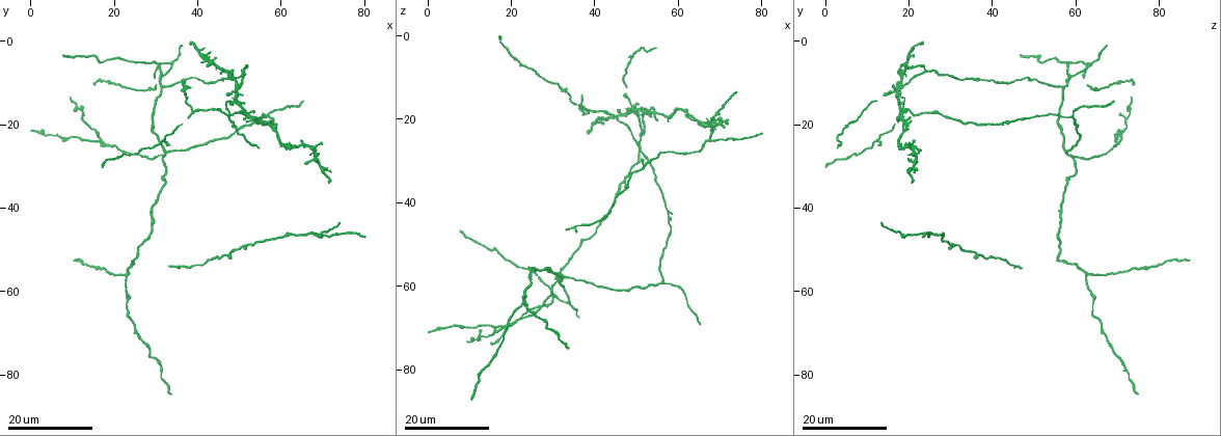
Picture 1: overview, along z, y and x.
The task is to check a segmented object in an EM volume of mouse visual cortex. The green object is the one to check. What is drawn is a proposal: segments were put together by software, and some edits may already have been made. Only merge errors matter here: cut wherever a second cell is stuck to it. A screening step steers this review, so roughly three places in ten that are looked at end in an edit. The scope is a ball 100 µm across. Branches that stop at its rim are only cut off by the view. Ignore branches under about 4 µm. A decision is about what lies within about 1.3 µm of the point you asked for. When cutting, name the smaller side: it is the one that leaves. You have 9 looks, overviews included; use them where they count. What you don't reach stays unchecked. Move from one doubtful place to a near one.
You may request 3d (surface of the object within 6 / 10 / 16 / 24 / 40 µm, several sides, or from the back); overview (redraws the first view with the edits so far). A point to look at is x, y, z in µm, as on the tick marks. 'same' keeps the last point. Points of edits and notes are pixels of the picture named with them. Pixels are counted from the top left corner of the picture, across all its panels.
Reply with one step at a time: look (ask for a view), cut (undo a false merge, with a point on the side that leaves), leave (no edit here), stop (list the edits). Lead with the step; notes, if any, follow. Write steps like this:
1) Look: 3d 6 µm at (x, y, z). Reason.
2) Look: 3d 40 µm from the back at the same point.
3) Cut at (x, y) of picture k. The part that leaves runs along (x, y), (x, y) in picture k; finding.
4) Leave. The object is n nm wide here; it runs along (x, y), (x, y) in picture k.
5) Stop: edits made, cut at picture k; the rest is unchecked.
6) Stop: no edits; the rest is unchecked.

Look: 3d 24 µm at (39.0, 17.0, 18.0). A fork.

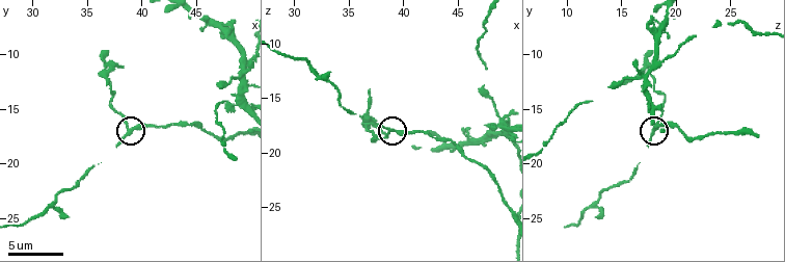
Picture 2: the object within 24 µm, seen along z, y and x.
Look: 3d 6 µm at (38.8, 16.8, 17.8). Closer look.

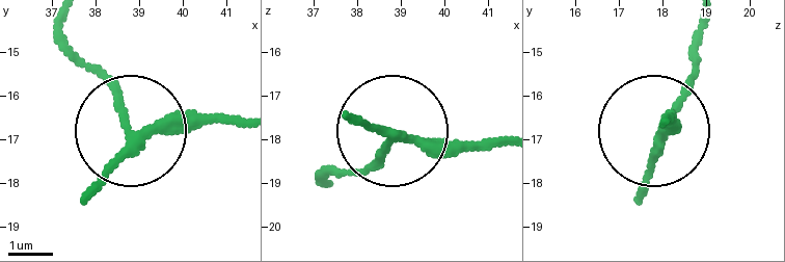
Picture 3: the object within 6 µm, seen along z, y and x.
Leave. 3 arms meet here; all the same cell.

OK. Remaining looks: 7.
Look: 3d 6 µm at (49.2, 12.8, 17.4). Small branch off a trunk.

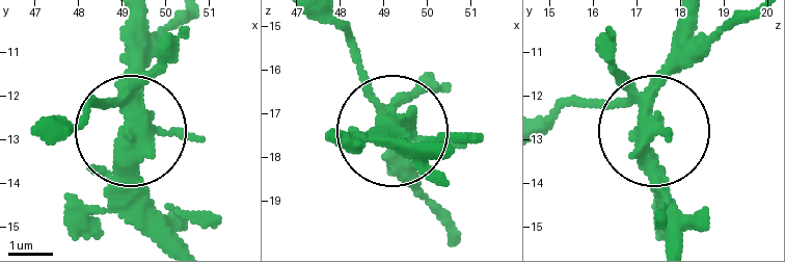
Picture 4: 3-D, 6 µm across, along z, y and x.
Look: 3d 6 µm from the back at (49.25, 12.60, 17.15).

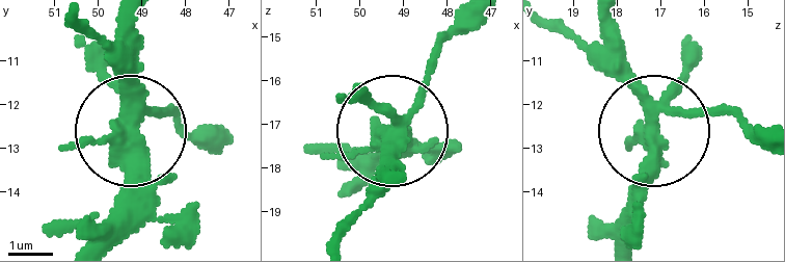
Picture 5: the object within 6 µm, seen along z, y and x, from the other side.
Leave. The object is 380 nm wide here; all the same cell.

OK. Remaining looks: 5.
Look: 3d 24 µm at (18.0, 25.0, 69.5). Three arms meet.

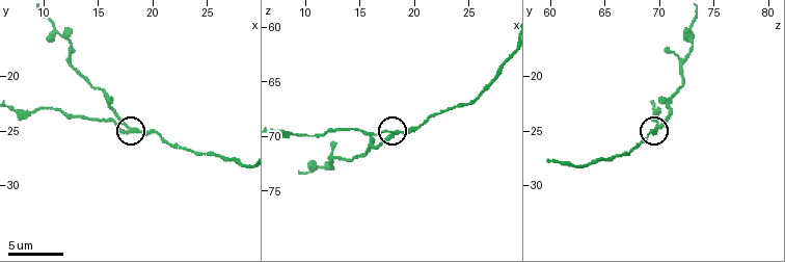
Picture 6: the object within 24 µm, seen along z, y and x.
Look: 3d 6 µm at (17.6, 24.8, 70.0). Zoom in.

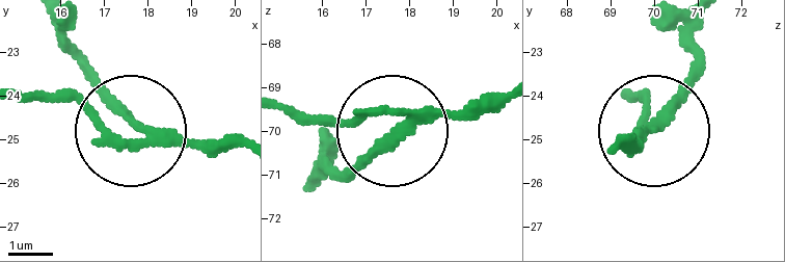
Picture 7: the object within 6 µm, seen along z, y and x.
Cut at (119, 107) of picture 7. 3 arms meet here; the part that leaves runs along (425, 112), (361, 161), (317, 176) in picture 7; a second cell is stuck on.

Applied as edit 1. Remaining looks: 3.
Look: overview.

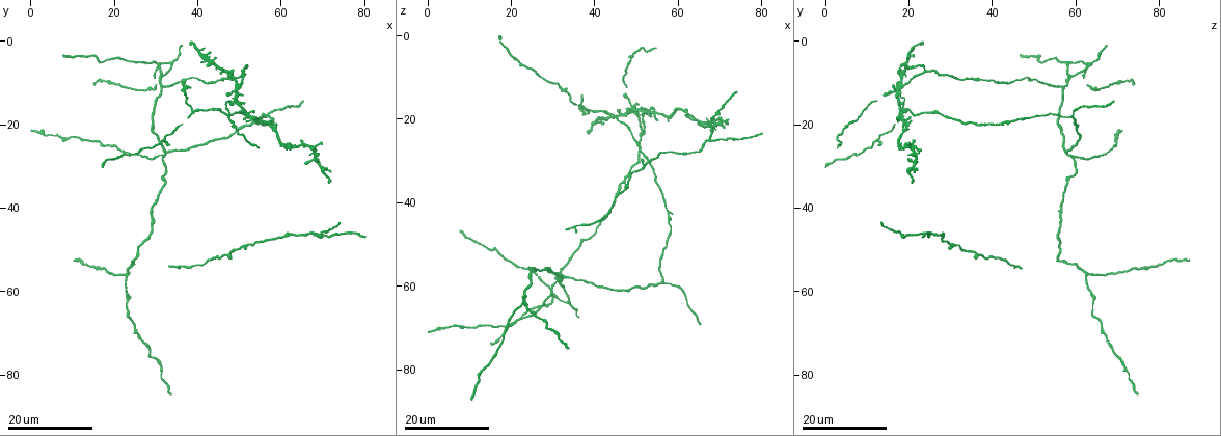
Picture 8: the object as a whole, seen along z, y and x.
Look: 3d 16 µm at (23.5, 56.0, 62.5). Arms part here.

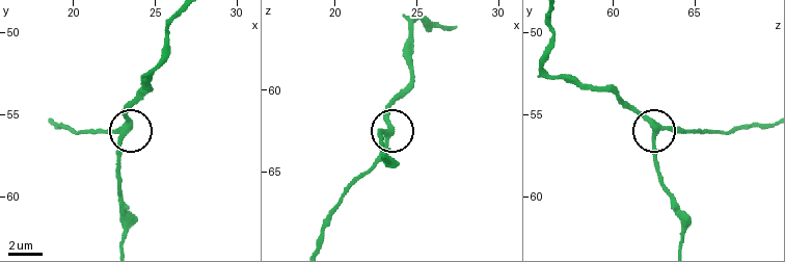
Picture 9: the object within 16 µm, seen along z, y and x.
Look: 3d 6 µm at (23.3, 55.9, 62.7). Zoom in.

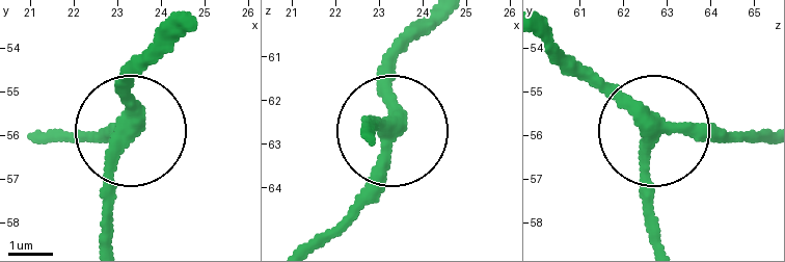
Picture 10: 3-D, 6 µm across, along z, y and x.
Leave. 3 arms meet here; it runs along (426, 25), (391, 70), (384, 182), (336, 237) in picture 10; one cell here.

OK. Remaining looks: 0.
Stop: edits made, cut at picture 7; the rest is unchecked.

